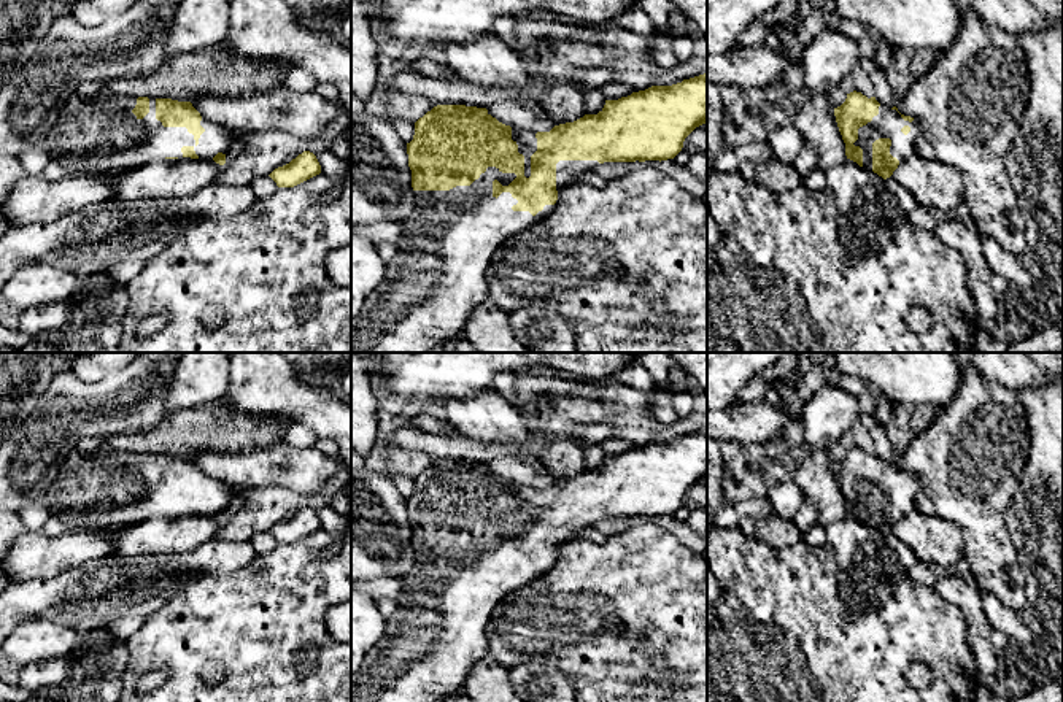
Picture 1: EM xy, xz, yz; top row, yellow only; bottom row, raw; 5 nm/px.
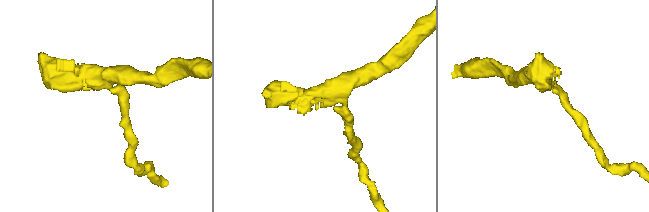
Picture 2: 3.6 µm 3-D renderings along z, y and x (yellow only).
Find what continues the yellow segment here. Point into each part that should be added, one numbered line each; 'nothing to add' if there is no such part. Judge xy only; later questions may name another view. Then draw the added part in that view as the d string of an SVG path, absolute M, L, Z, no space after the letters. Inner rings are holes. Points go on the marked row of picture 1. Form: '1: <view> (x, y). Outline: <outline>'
1: xy (85, 124). Outline: M100 91L91 98L73 95L62 105L62 111L57 116L56 125L48 133L46 151L51 159L62 159L67 156L86 156L105 145L122 149L135 143L153 145L160 157L183 157L181 148L192 146L200 160L213 160L218 152L227 154L232 137L229 130L207 118L202 118L200 125L205 132L195 141L194 135L186 127L164 127L156 119L156 98L149 98L149 113L138 119L132 110L137 105L138 97L129 97L114 94L110 91Z

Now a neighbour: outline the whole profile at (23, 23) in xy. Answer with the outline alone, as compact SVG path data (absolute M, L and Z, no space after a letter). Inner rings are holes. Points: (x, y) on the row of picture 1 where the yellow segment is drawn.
M0 0L0 91L32 59L57 17L57 0Z

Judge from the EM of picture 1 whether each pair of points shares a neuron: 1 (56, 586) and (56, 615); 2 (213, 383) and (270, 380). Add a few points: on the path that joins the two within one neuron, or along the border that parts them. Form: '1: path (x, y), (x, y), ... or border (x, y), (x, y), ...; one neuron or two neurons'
1: path (56, 593), (56, 609); one neuron
2: border (231, 369), (228, 389), (223, 396); two neurons

